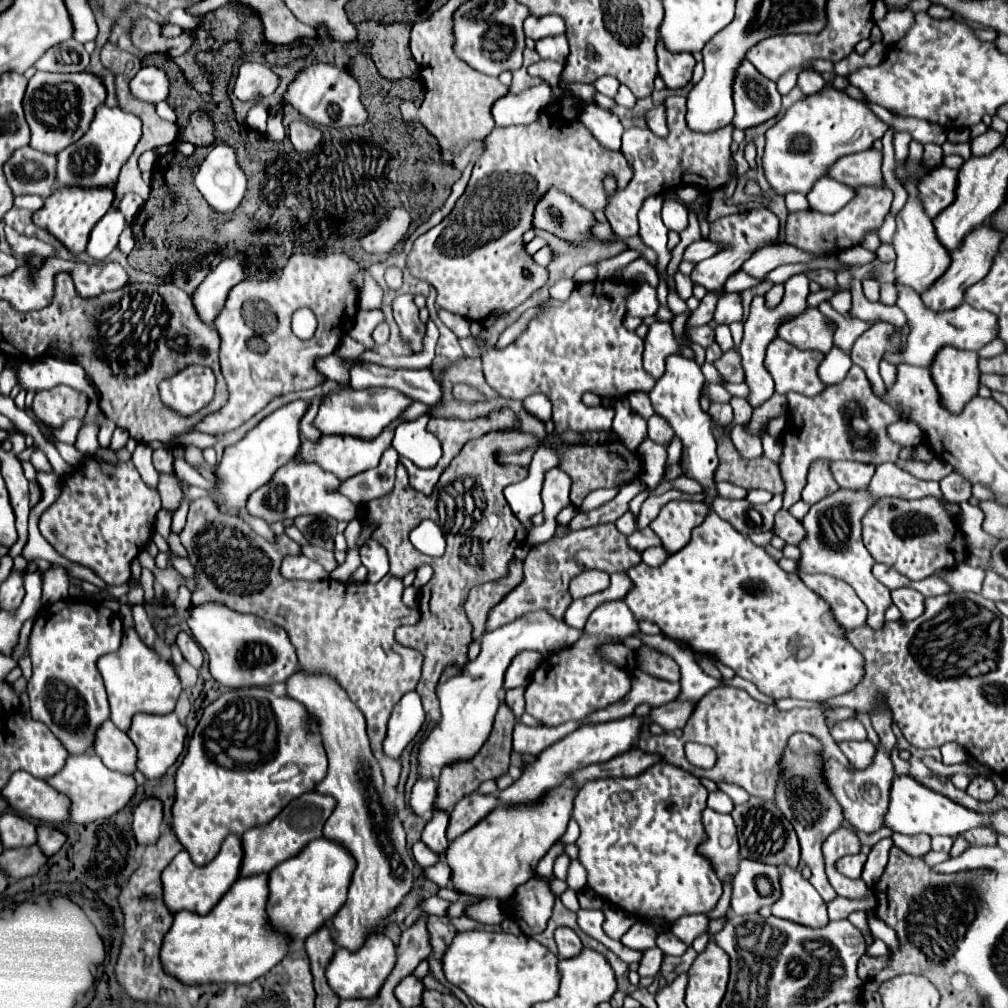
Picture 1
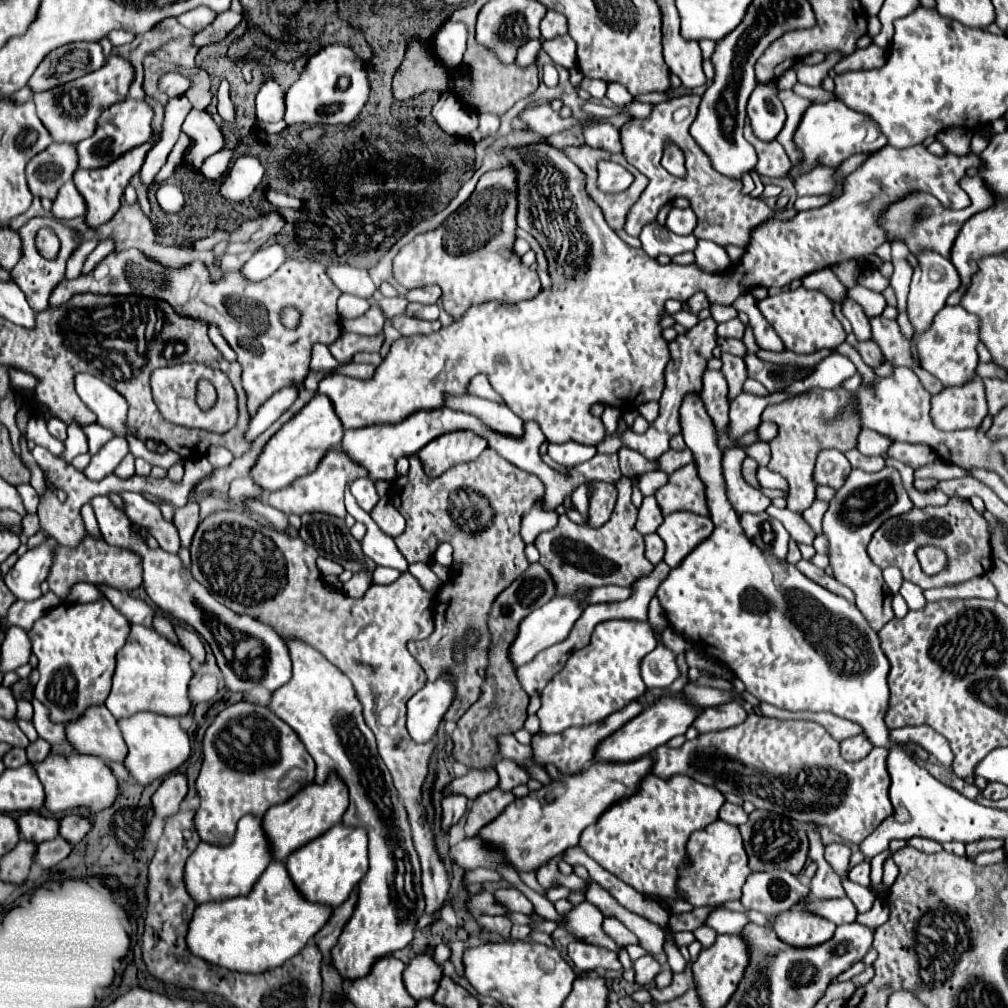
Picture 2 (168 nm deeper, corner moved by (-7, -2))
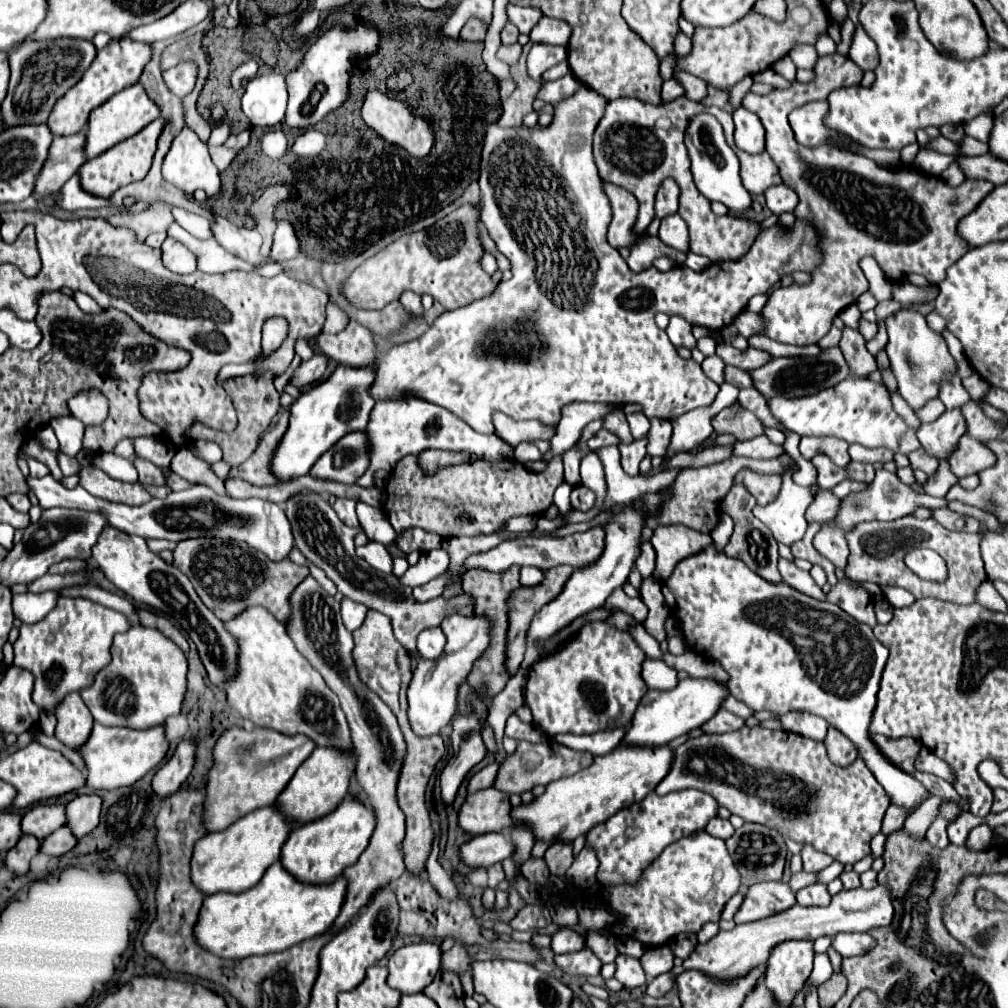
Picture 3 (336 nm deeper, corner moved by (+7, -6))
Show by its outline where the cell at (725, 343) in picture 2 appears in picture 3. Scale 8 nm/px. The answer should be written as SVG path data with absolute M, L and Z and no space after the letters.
M722 343L716 347L716 355L720 355L728 365L734 365L738 369L746 369L746 371L752 371L756 367L762 367L764 363L772 361L772 355L762 351L762 349L754 349L754 347L748 347L746 351L738 351L734 349L730 343Z

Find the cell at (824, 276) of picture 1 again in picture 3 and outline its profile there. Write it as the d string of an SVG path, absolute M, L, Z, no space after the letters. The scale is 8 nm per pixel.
M844 327L842 331L842 339L840 339L840 351L850 367L850 375L852 377L868 377L872 371L876 371L876 361L874 357L868 353L866 349L866 341L864 337L850 329L850 327Z

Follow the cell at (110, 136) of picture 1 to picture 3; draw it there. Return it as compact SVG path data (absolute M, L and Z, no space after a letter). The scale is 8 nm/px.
M134 83L126 89L122 89L120 93L116 93L114 97L110 97L104 105L96 107L90 113L88 119L88 131L86 131L86 157L92 159L104 151L108 151L110 147L114 147L116 143L136 135L138 131L144 129L144 125L148 125L150 121L154 121L160 115L160 107L148 97L148 93L144 91L144 87L140 83Z

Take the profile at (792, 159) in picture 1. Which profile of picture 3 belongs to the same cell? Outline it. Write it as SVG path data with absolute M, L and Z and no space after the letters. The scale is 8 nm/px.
M812 101L812 103L806 103L798 109L794 109L788 115L790 127L800 145L818 147L818 145L824 145L824 141L828 137L836 137L836 133L832 133L822 121L826 111L828 111L826 101Z

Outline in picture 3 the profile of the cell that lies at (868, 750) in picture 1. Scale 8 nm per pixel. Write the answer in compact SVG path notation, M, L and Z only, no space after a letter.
M834 727L828 729L828 735L824 739L824 745L828 749L828 757L832 763L836 765L850 765L856 761L858 757L858 751L856 751L856 745L840 731L836 731Z

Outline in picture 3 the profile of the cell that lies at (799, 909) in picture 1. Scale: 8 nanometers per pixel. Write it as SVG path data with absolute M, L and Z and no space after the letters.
M784 941L772 949L764 985L772 991L778 1007L790 1007L810 977L814 959L812 945L812 941Z

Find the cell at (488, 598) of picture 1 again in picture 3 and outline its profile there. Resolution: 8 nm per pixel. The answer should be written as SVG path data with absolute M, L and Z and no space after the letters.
M558 565L546 571L544 581L538 587L520 587L510 597L510 629L508 629L508 645L506 645L506 665L510 675L514 675L524 659L524 643L528 635L528 623L532 615L540 611L546 603L550 603L562 589L564 583L574 573L574 567Z

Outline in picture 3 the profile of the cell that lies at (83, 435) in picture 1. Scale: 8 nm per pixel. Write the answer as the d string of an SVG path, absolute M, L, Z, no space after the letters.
M54 417L50 421L50 427L54 427L54 433L60 441L60 451L76 457L82 451L82 437L84 437L84 423L80 423L74 417Z

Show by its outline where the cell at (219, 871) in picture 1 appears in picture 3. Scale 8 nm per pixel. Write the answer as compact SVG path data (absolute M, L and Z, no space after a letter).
M276 805L258 809L250 815L244 815L224 831L208 833L194 847L192 857L192 881L194 885L206 893L240 893L244 889L254 887L264 871L280 859L280 851L290 831L296 827L296 821L290 821Z

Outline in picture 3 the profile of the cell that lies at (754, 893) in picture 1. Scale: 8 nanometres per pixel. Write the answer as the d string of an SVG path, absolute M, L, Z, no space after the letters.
M782 881L756 883L748 889L746 899L744 899L742 907L738 909L734 921L736 921L736 925L760 921L770 915L782 913L792 905L796 905L796 895L786 883L782 883Z

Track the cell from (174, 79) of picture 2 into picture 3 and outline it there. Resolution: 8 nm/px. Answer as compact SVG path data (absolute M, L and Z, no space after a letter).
M184 61L184 65L176 65L164 71L164 81L168 89L178 97L184 97L194 89L196 77L198 77L198 71L196 71L196 63L192 61Z

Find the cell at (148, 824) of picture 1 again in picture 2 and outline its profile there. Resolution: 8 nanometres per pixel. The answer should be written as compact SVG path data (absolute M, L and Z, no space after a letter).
M184 775L166 777L164 783L158 787L158 791L152 795L154 815L160 819L168 819L170 815L174 815L178 811L180 801L186 795L186 791L188 791L188 785L186 785Z

